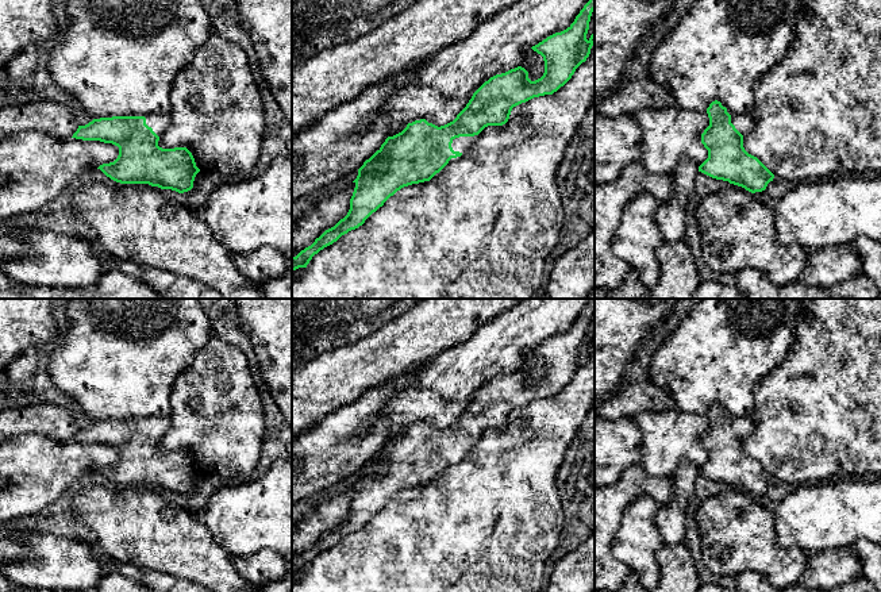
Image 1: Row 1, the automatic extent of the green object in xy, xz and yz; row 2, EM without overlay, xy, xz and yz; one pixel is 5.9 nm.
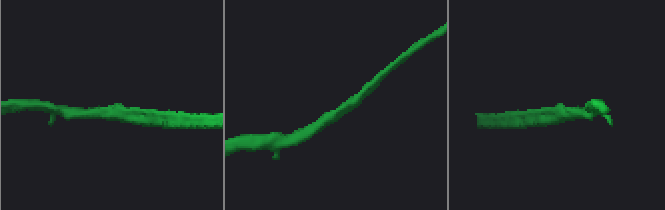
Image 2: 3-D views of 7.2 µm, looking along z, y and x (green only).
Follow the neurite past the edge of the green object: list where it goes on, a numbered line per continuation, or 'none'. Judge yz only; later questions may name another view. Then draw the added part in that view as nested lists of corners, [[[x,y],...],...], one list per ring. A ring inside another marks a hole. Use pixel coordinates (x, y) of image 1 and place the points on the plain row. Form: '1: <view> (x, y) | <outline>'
1: yz (743, 426) | [[[728,412],[727,415],[731,418],[731,426],[742,438],[749,437],[754,430],[754,420],[751,416],[734,416]]]

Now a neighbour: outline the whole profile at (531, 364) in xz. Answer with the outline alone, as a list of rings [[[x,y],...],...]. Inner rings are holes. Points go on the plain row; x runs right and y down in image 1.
[[[531,350],[522,355],[519,369],[528,374],[528,381],[531,384],[540,381],[545,376],[543,360],[534,354]]]

